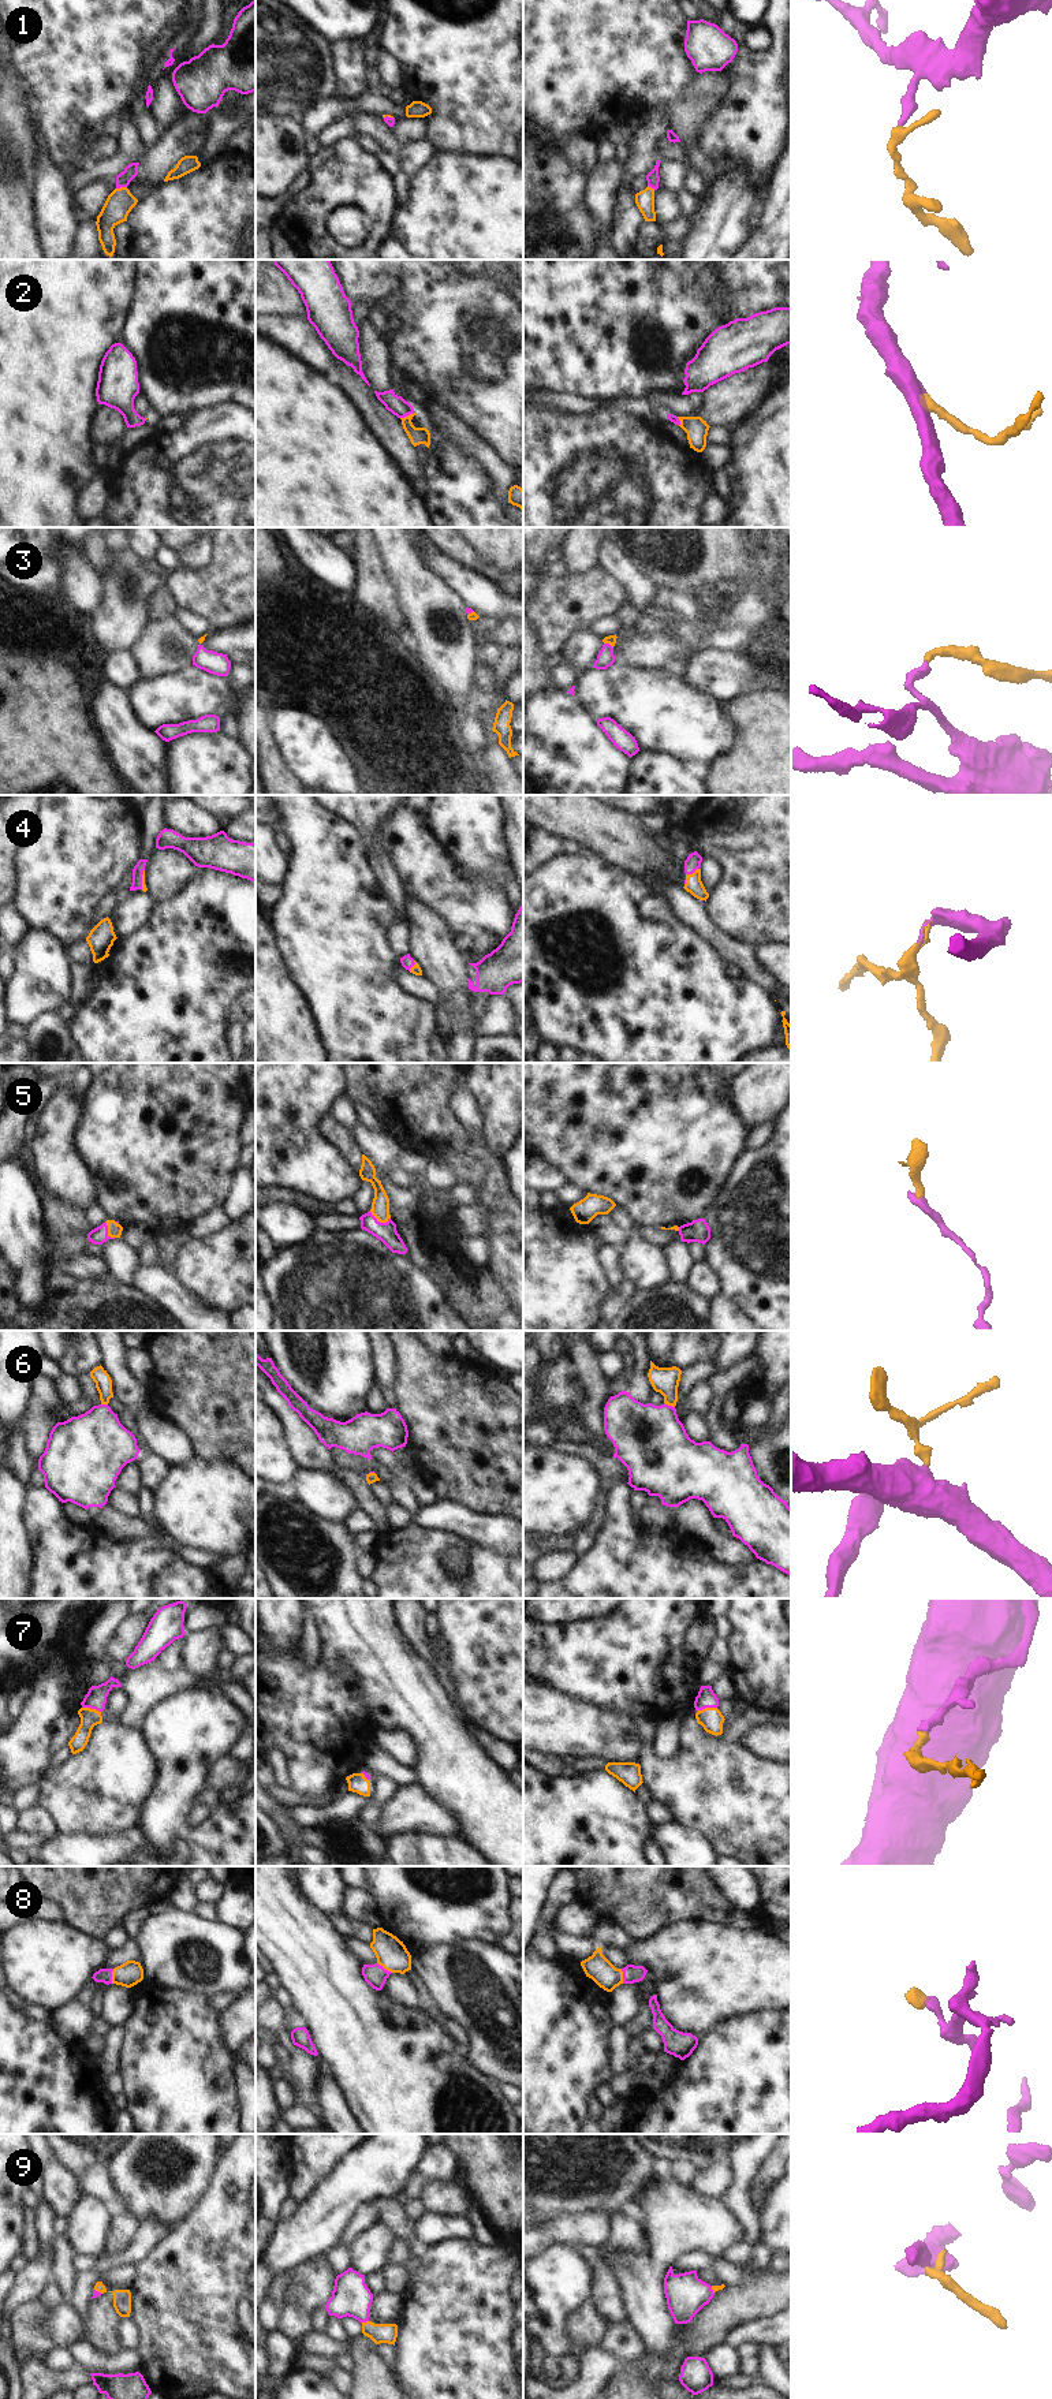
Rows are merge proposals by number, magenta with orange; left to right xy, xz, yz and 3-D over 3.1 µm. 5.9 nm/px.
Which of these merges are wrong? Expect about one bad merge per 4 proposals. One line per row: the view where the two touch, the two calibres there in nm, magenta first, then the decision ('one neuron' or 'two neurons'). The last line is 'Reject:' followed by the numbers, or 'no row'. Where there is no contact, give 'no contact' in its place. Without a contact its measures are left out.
1: meets magenta in xy; 90 nm thick on the magenta side, 160 nm on the other; one neuron
2: meets magenta in xz; 110 nm thick on the magenta side, 100 nm on the other; one neuron
3: meets magenta in yz; 100 nm thick on the magenta side, 60 nm on the other; one neuron
4: meets magenta in yz; 90 nm thick on the magenta side, 100 nm on the other; one neuron
5: meets magenta in xz; 120 nm thick on the magenta side, 110 nm on the other; one neuron
6: meets magenta in yz; 420 nm thick on the magenta side, 160 nm on the other; one neuron
7: meets magenta in yz; 110 nm thick on the magenta side, 140 nm on the other; one neuron
8: meets magenta in xy; 80 nm thick on the magenta side, 140 nm on the other; one neuron
9: meets magenta in xz; 220 nm thick on the magenta side, 110 nm on the other; one neuron
Reject: no row

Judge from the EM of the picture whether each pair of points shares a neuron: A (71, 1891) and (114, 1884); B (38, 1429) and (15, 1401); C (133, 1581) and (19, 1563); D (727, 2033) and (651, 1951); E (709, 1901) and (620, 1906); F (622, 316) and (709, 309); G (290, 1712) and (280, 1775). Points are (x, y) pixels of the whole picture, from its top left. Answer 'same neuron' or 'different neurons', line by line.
A: same neuron
B: different neurons
C: different neurons
D: different neurons
E: same neuron
F: same neuron
G: different neurons

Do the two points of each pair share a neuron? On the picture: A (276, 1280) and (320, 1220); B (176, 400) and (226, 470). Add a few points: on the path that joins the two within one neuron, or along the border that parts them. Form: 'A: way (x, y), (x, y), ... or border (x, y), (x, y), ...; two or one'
A: border (316, 1228), (347, 1231); two
B: border (217, 406), (200, 407), (185, 417); two

